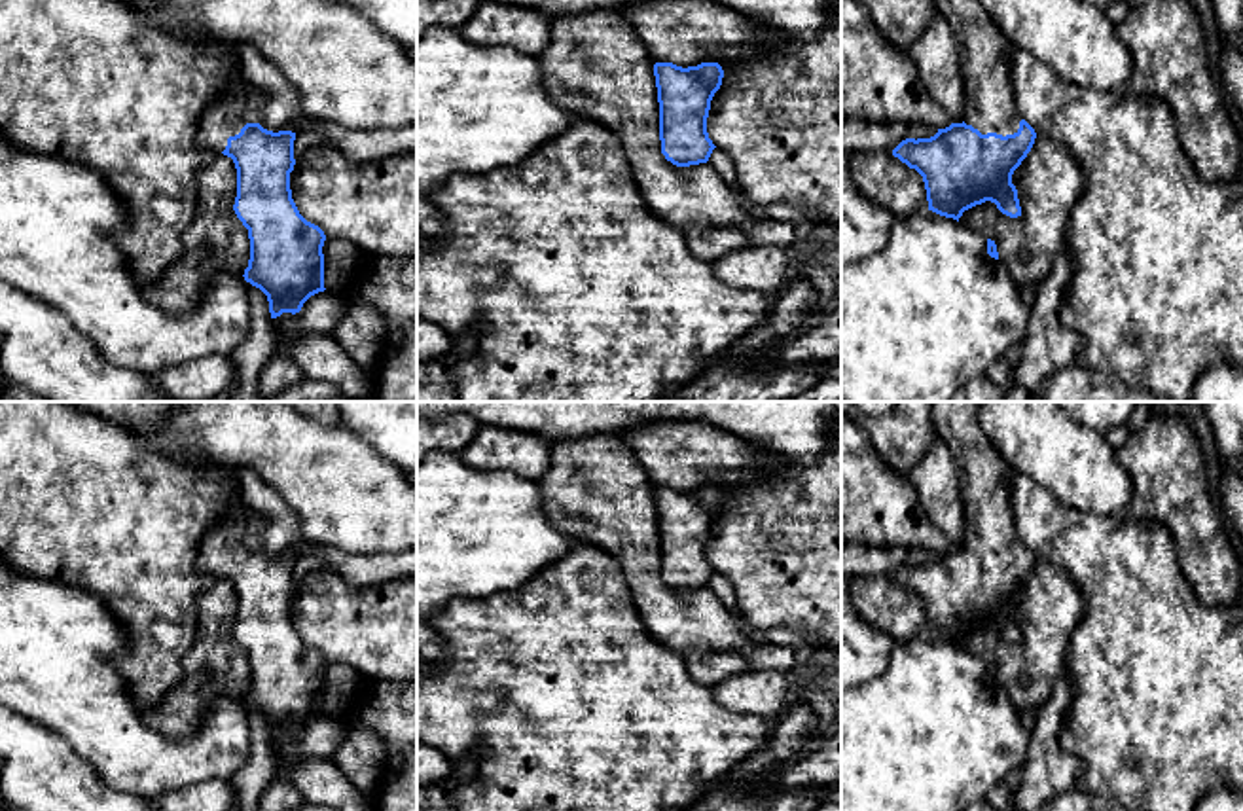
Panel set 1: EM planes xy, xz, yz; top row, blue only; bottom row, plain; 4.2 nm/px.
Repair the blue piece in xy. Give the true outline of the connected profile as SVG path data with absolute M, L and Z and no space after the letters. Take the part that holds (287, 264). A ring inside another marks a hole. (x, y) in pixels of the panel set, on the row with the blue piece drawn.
M248 44L231 47L239 61L237 81L207 106L195 140L210 155L224 153L235 163L237 197L233 210L250 239L244 280L267 296L271 318L282 313L296 315L311 296L326 290L322 254L326 235L299 214L290 189L290 172L296 165L296 133L290 127L303 117L303 110L297 93L273 63Z

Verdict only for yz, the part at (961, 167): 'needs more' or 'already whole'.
needs more

